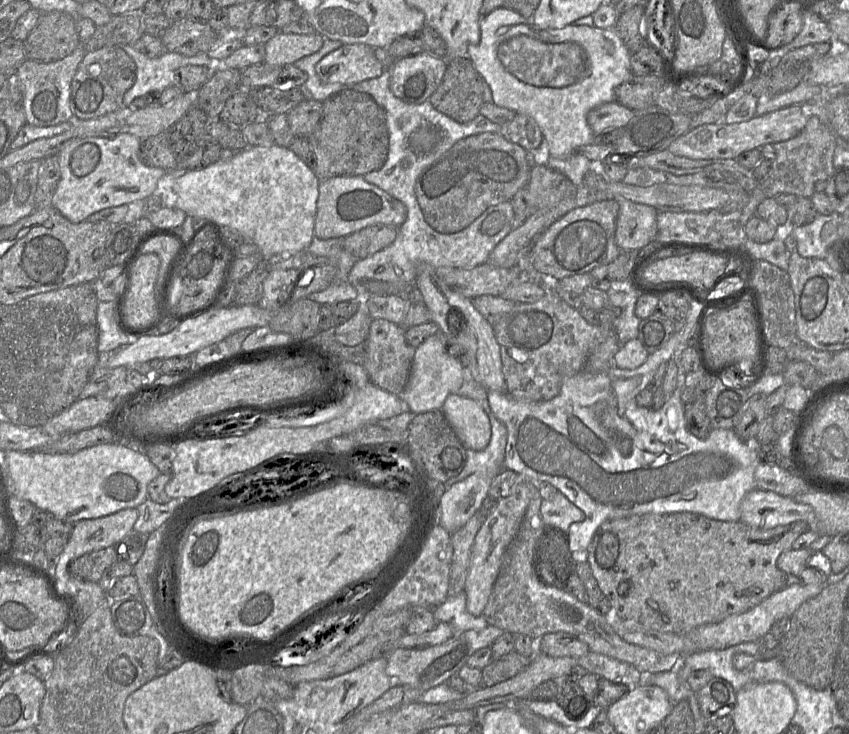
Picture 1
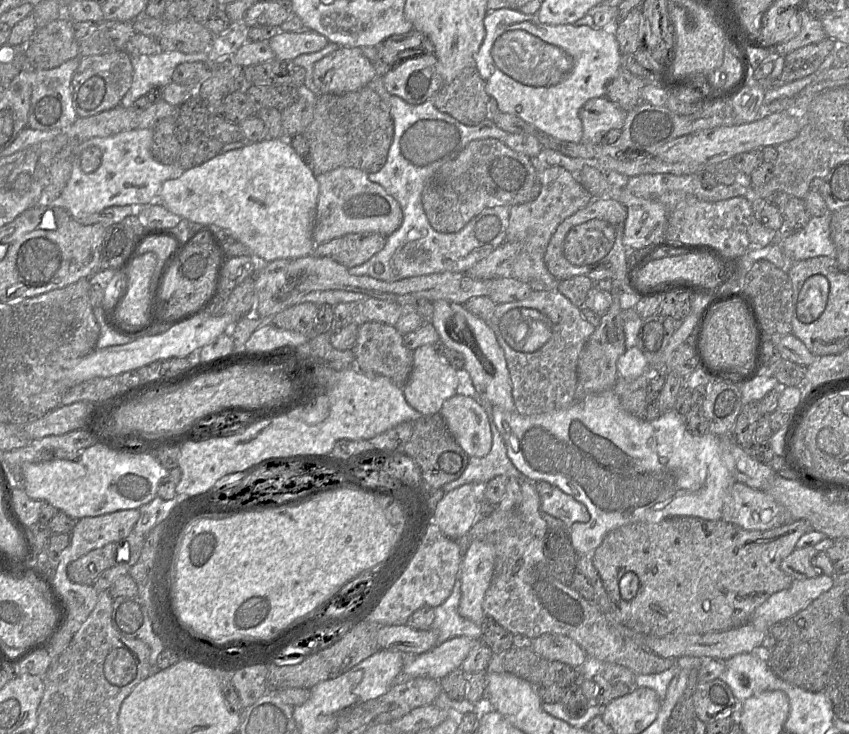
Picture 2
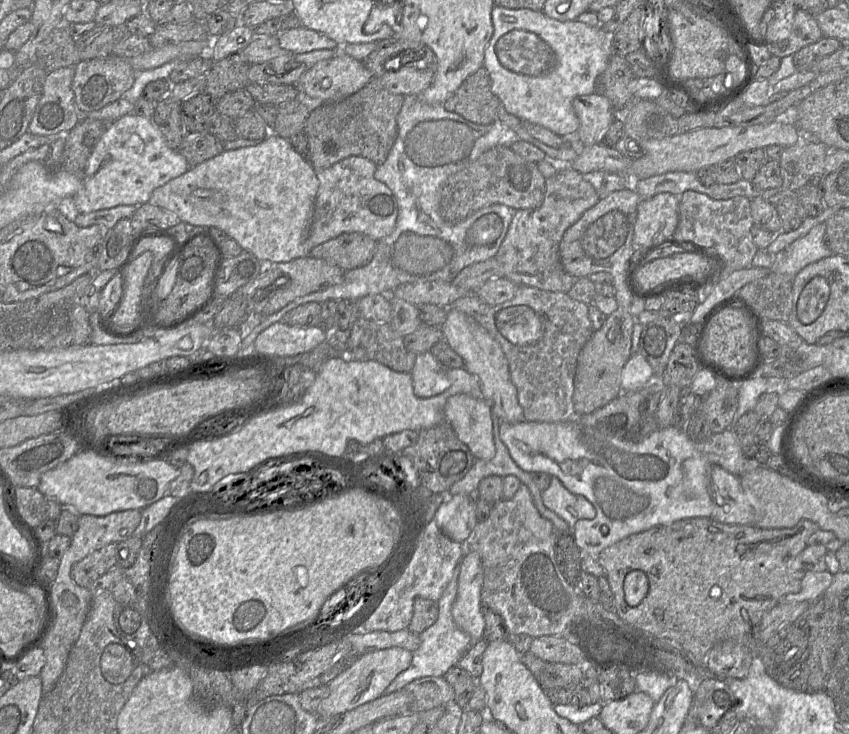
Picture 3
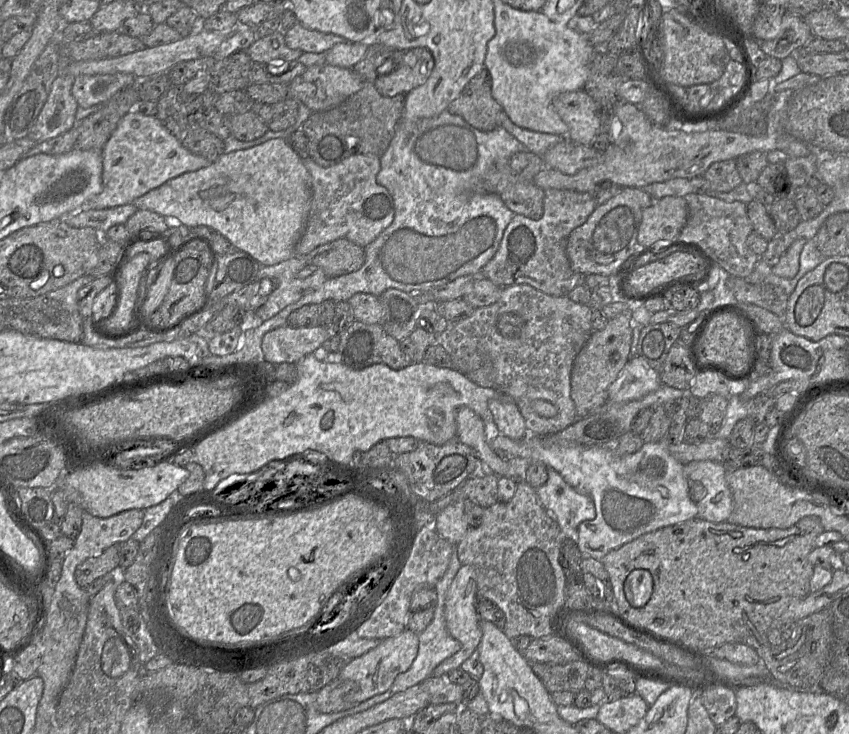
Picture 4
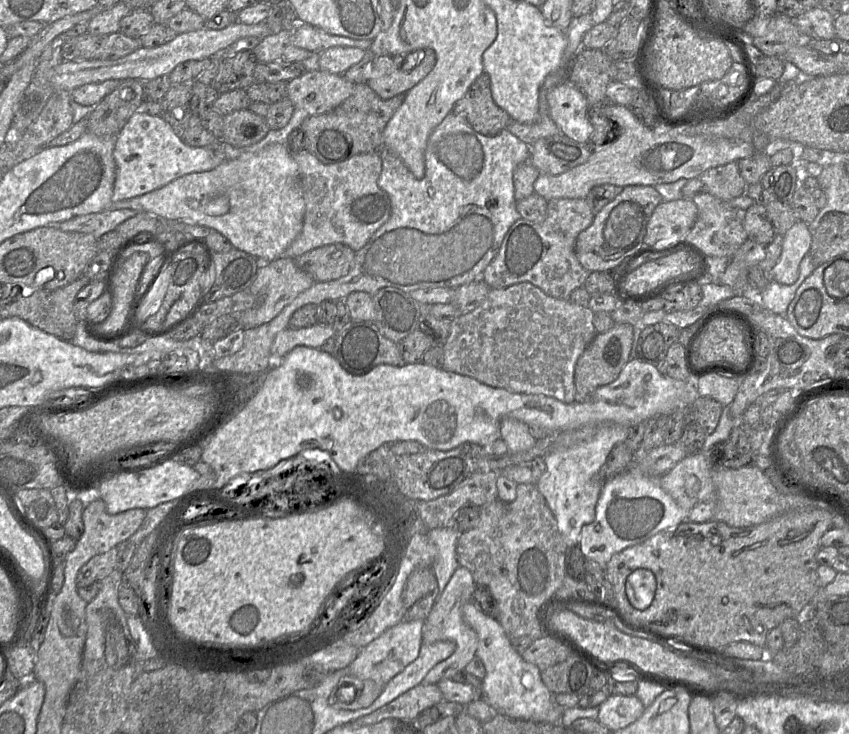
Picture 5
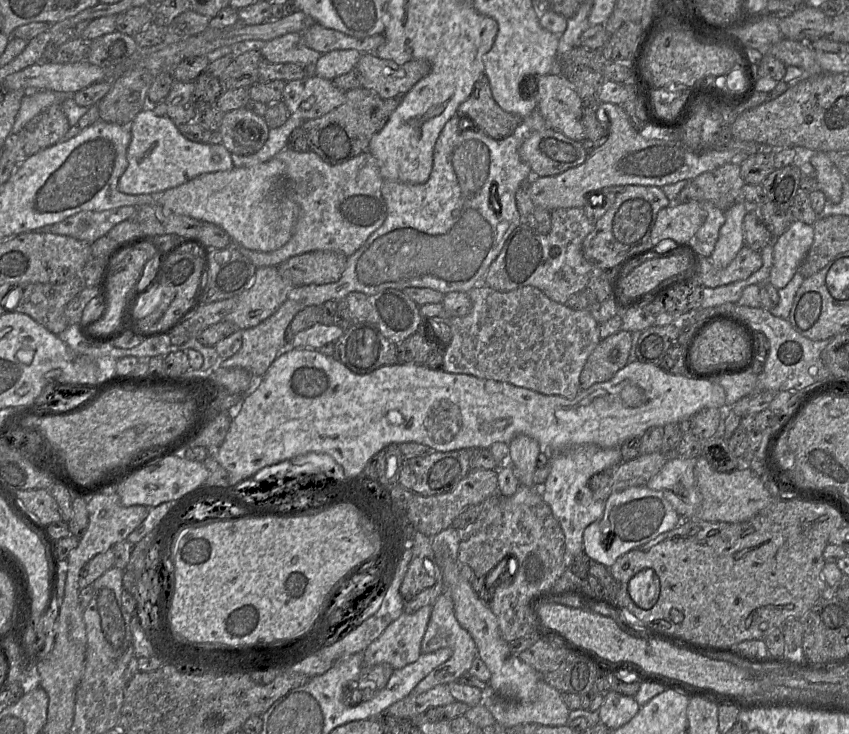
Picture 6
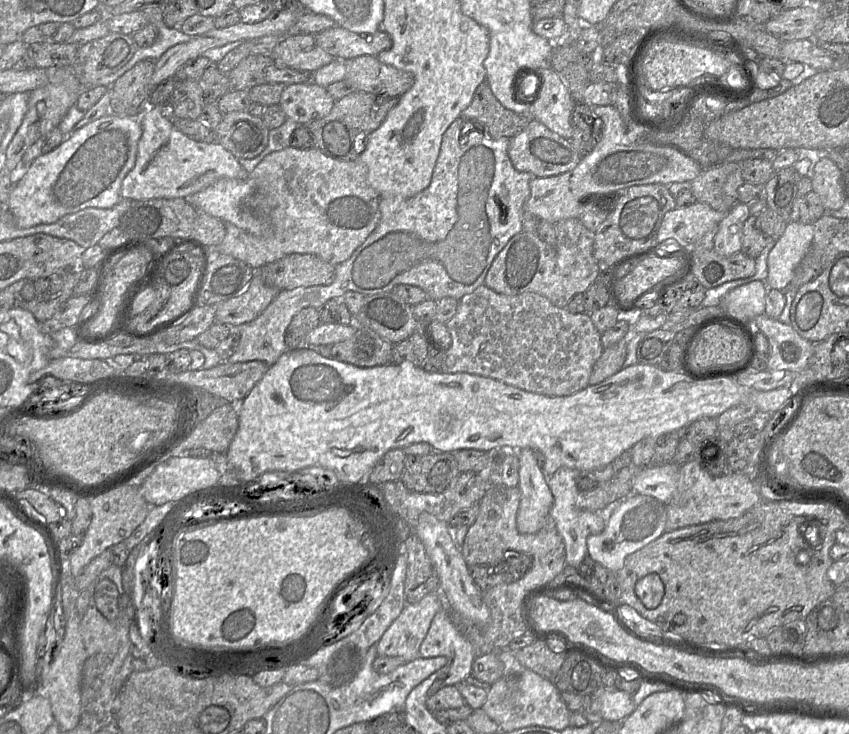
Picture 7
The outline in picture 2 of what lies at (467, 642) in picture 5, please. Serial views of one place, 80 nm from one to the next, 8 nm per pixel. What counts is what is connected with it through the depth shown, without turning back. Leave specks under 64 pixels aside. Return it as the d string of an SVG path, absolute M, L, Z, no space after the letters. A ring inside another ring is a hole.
M471 541L461 562L460 615L478 625L486 623L483 601L488 590L495 565L496 551L492 543Z

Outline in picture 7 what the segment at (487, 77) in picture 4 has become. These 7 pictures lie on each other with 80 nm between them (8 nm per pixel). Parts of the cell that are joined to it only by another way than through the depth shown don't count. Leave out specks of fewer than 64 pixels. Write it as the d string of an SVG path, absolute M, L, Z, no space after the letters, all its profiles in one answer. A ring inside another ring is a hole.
M486 80L477 87L471 104L461 112L460 117L471 121L493 139L515 136L532 119L506 109L494 96Z

